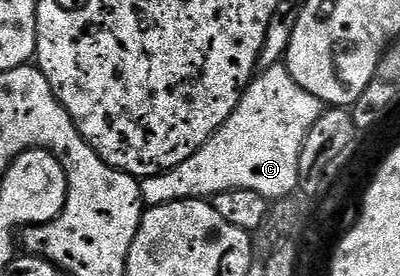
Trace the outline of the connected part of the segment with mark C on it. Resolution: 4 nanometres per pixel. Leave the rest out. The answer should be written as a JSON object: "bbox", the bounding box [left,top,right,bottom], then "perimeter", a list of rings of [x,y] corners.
{"bbox":[141,65,323,207],"perimeter":[[[285,65],[259,70],[228,121],[188,161],[141,180],[143,204],[159,207],[181,199],[209,200],[228,189],[252,189],[271,201],[297,192],[300,153],[323,110],[322,102],[300,86]]]}

